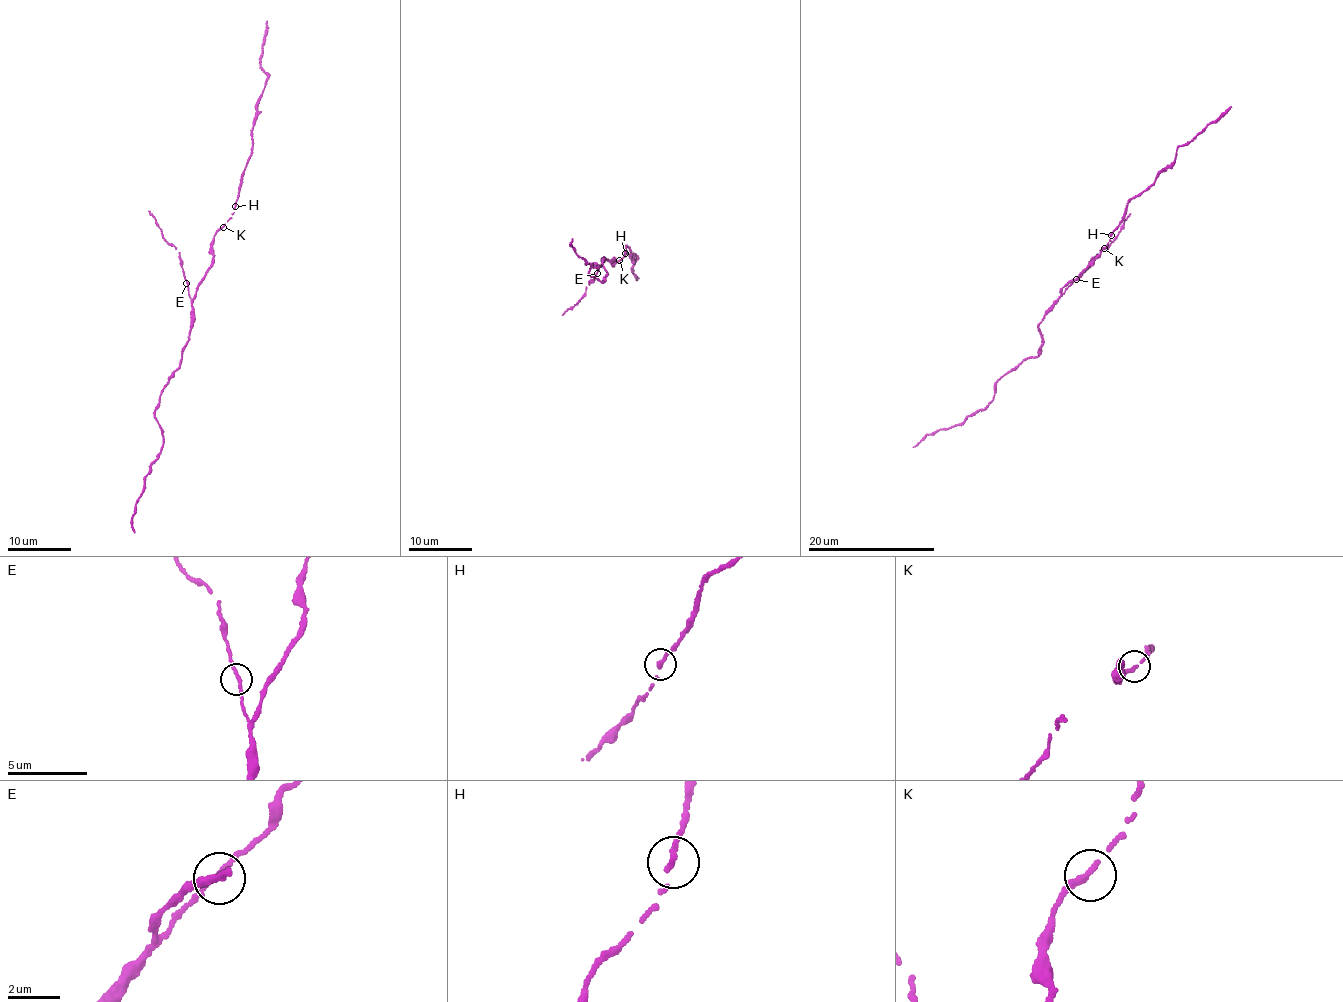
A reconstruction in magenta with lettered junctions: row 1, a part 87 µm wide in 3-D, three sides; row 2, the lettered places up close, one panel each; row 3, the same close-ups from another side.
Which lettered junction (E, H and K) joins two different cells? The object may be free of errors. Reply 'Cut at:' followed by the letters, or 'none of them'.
Cut at: none of them

